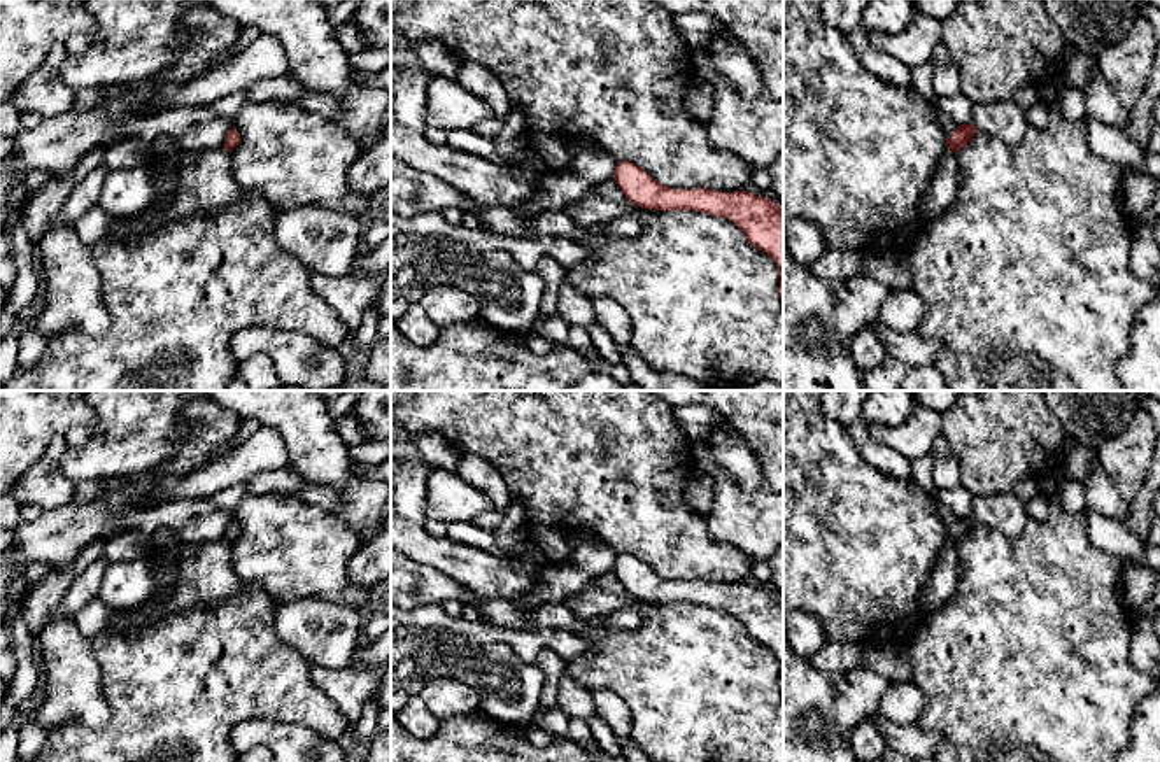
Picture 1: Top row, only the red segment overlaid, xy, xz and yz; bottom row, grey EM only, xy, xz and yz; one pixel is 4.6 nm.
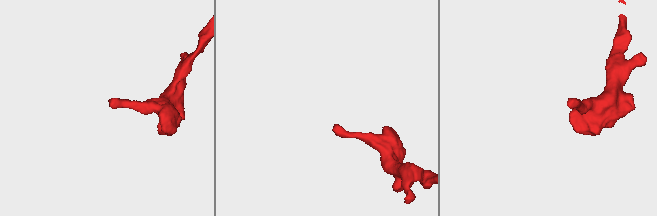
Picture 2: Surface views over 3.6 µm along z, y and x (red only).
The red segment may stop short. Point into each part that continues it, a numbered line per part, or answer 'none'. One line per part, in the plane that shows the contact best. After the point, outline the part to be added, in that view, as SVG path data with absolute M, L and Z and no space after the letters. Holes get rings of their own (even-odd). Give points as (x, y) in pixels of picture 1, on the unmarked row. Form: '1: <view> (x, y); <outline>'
none

